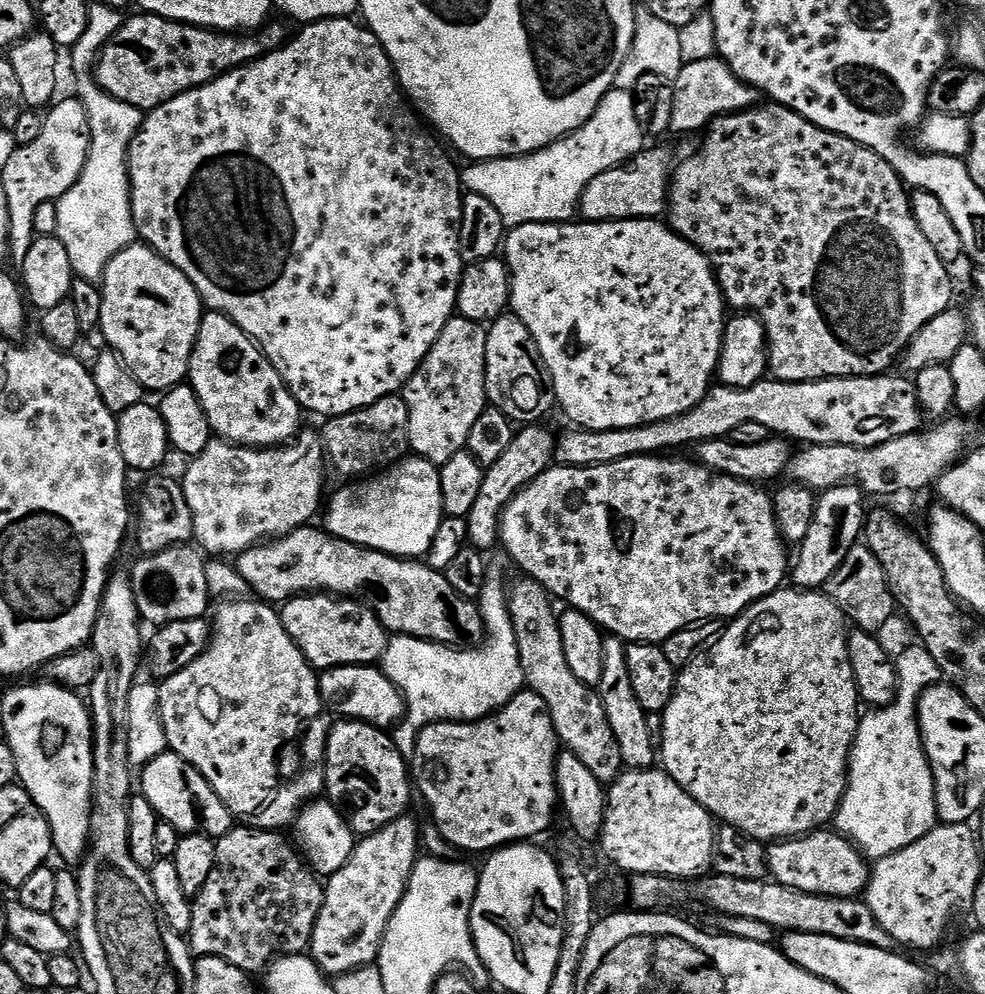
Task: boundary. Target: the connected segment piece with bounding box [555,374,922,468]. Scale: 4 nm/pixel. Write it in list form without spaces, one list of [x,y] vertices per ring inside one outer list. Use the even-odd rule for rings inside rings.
[[[869,374],[867,376],[842,376],[827,380],[803,380],[791,384],[785,380],[765,378],[749,388],[713,387],[704,396],[704,401],[697,408],[686,414],[675,416],[669,420],[654,424],[643,424],[637,428],[622,430],[606,430],[605,432],[585,432],[571,430],[559,437],[556,445],[555,459],[561,465],[570,468],[593,468],[599,464],[618,462],[631,456],[651,456],[667,453],[667,448],[680,448],[683,444],[695,446],[705,440],[718,440],[731,437],[732,432],[742,422],[758,422],[758,426],[766,426],[770,434],[785,441],[797,440],[797,445],[809,444],[845,444],[859,448],[873,448],[882,442],[890,442],[899,436],[911,436],[920,424],[921,409],[916,399],[916,390],[911,379],[903,380],[893,374]]]

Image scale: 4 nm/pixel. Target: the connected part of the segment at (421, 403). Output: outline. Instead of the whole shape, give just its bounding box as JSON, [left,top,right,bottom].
[402,314,488,466]

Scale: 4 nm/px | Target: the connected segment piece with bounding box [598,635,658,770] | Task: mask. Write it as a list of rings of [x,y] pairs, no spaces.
[[[609,635],[604,641],[604,661],[602,662],[602,678],[598,685],[600,700],[606,710],[606,722],[610,722],[610,730],[614,738],[618,738],[618,750],[622,750],[622,762],[628,770],[652,770],[658,764],[658,744],[654,739],[654,728],[648,725],[649,713],[642,710],[638,697],[634,694],[634,685],[630,682],[630,670],[626,670],[625,641],[620,637]]]

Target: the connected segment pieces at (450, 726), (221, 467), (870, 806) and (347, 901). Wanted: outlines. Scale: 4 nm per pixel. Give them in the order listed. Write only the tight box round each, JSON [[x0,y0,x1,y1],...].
[[410,690,558,854],[182,430,326,558],[834,642,942,862],[310,815,420,977]]

